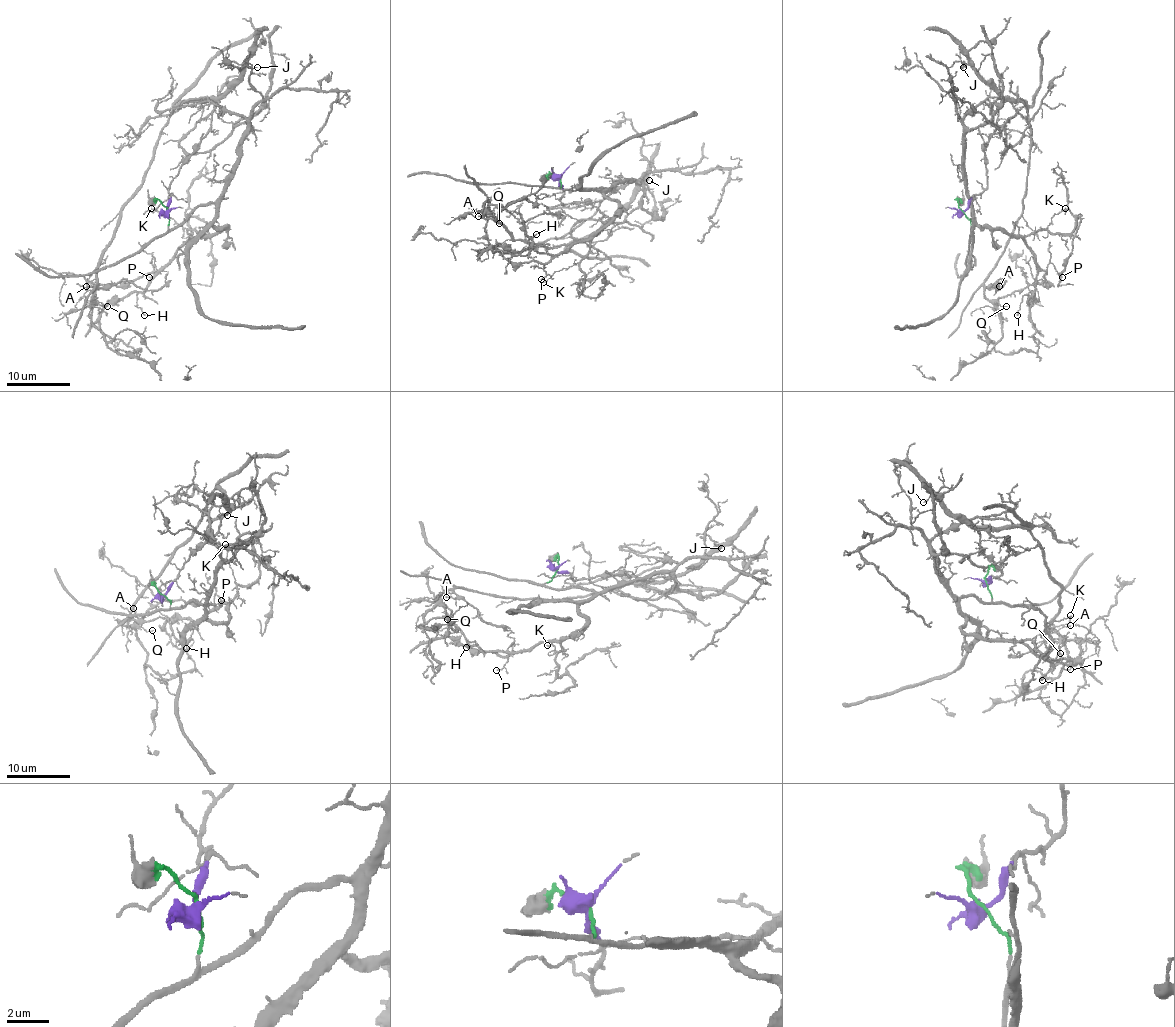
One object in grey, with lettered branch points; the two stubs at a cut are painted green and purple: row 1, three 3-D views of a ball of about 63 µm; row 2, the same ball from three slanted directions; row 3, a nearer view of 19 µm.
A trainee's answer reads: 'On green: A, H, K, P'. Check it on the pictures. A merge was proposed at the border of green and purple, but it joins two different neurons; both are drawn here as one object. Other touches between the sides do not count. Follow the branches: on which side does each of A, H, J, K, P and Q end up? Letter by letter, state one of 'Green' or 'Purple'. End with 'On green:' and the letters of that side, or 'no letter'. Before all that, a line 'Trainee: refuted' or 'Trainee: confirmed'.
Trainee: refuted
A: Purple
H: Green
J: Purple
K: Green
P: Green
Q: Purple
On green: H, K, P

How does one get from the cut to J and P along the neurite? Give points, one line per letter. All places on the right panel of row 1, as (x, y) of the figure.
J: (961, 210), (973, 196), (987, 187), (985, 145), (996, 128), (998, 109), (1003, 99), (965, 64), (963, 67)
P: (961, 210), (971, 229), (971, 204), (973, 218), (979, 225), (1017, 234), (1044, 271), (1050, 263), (1062, 277)

